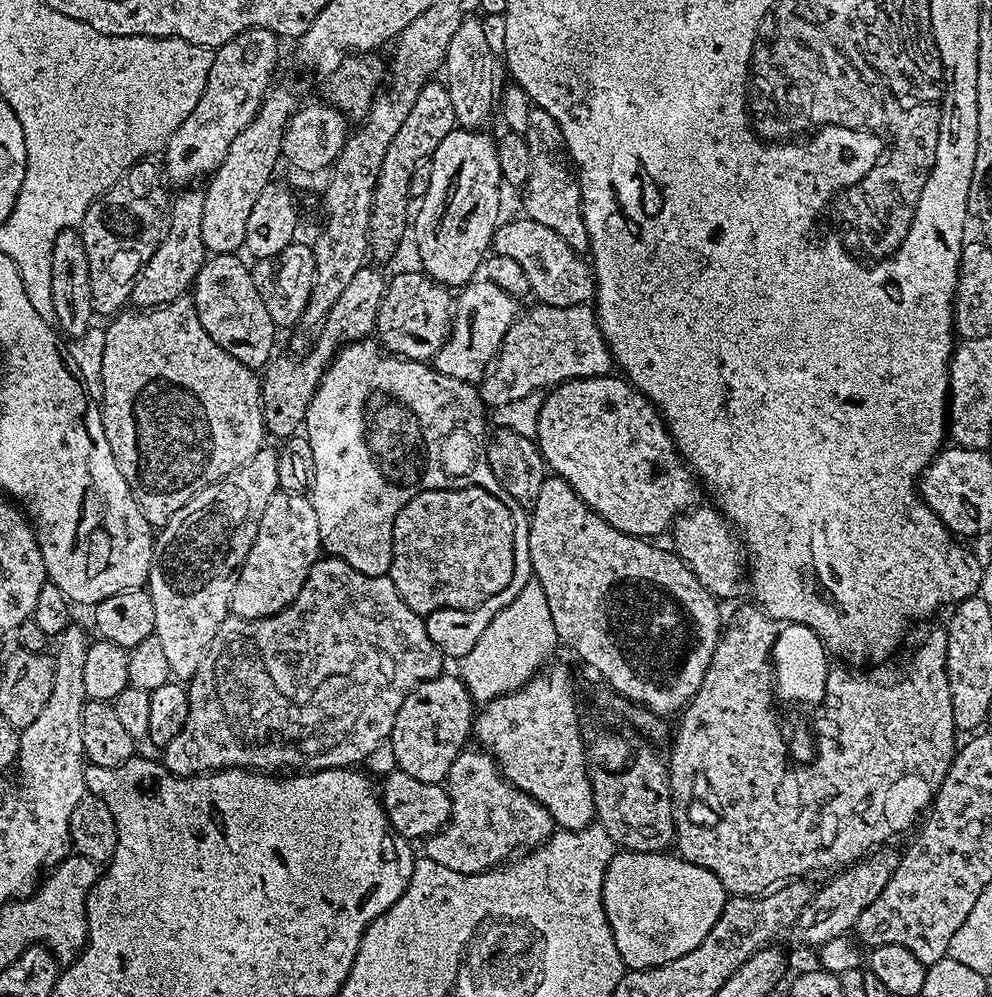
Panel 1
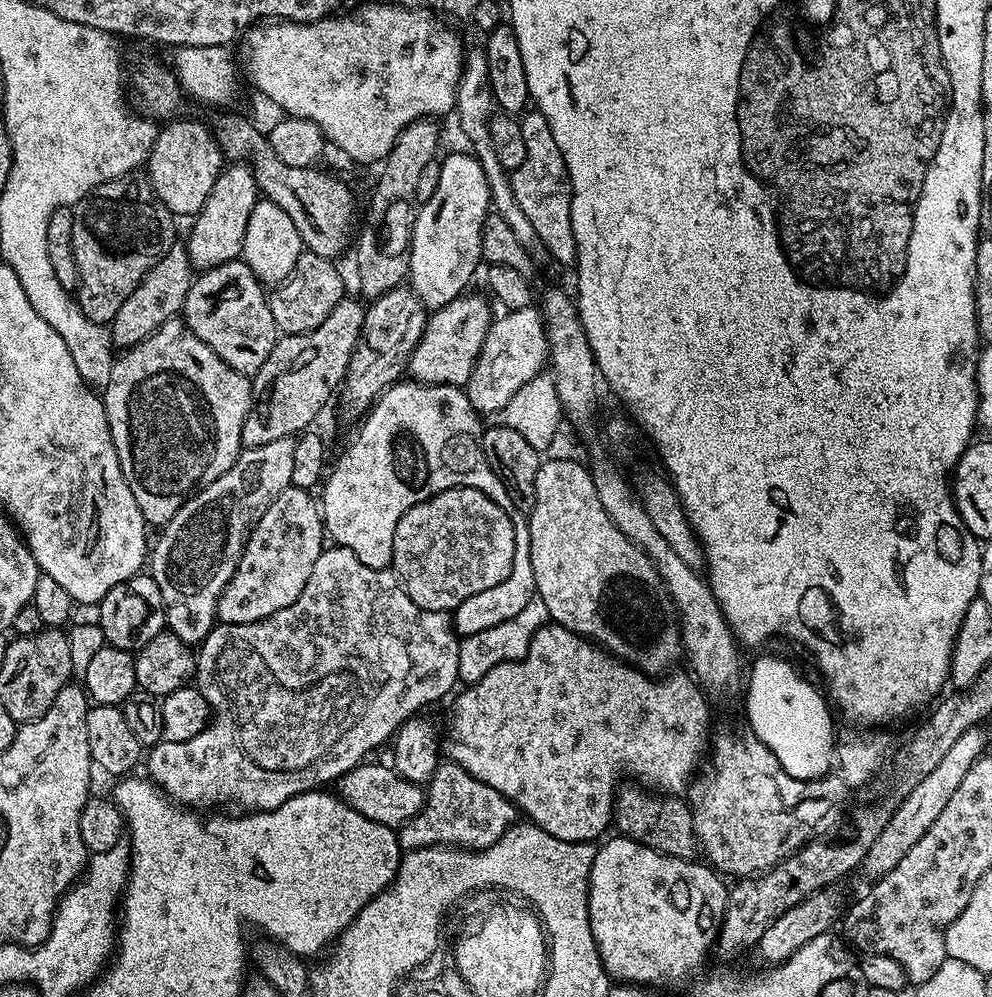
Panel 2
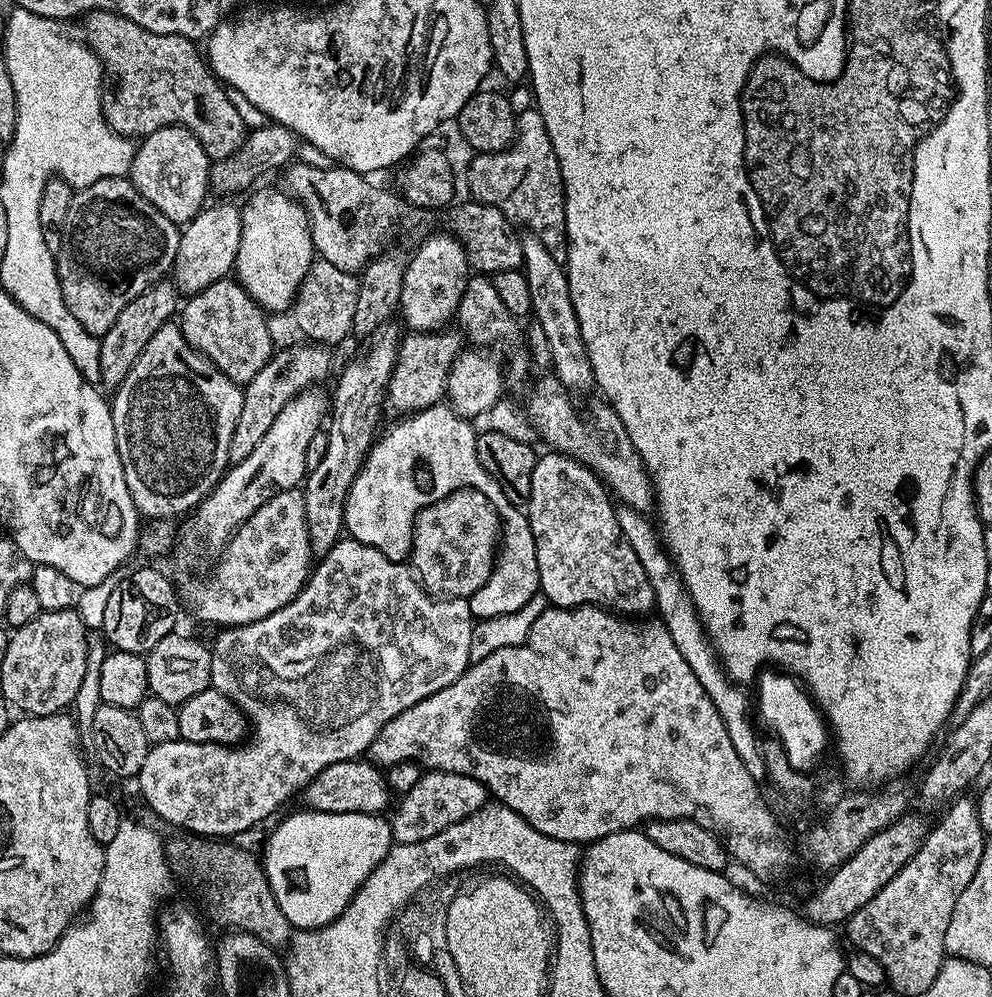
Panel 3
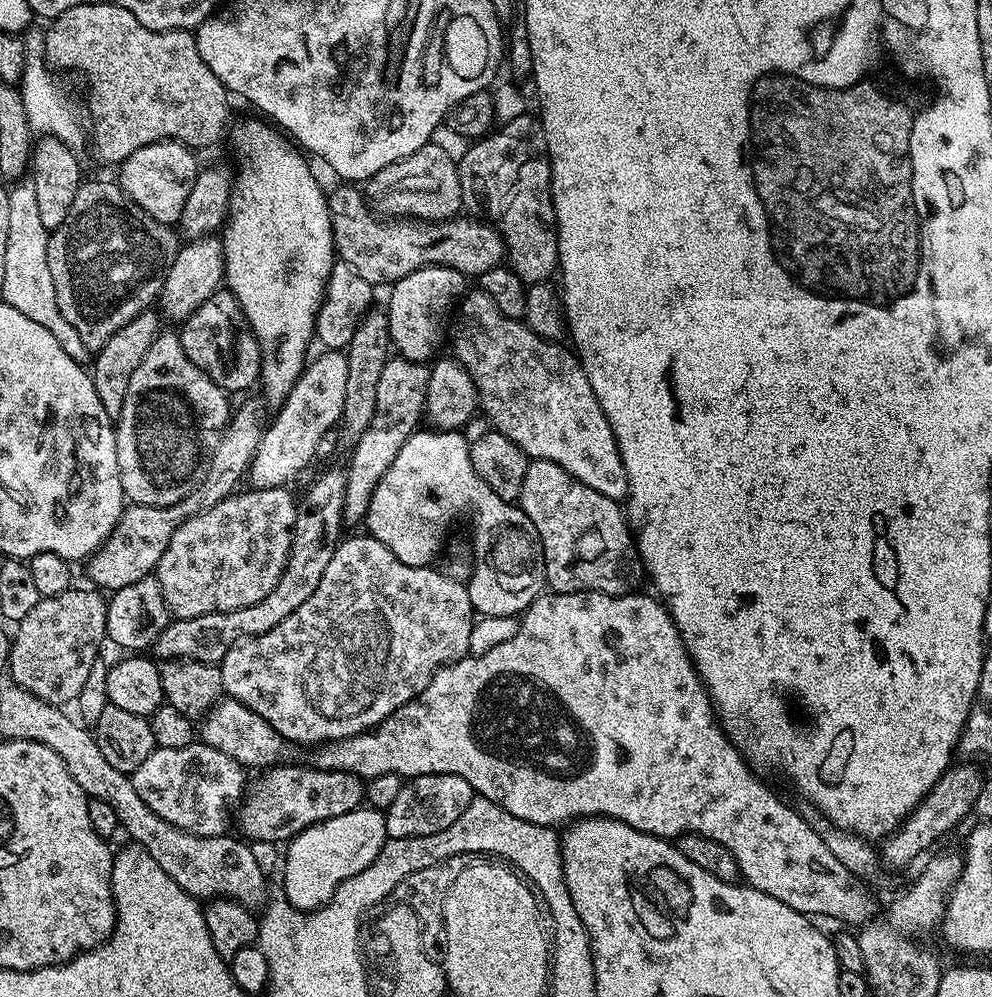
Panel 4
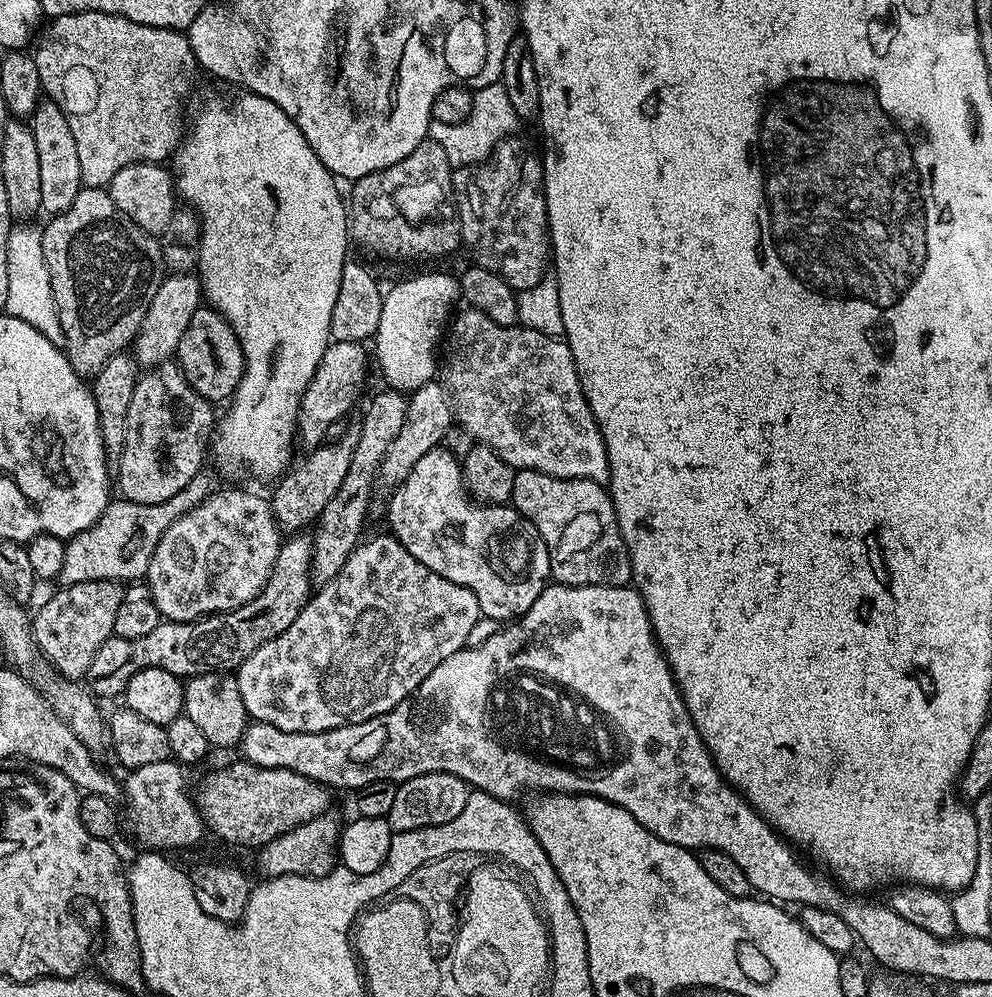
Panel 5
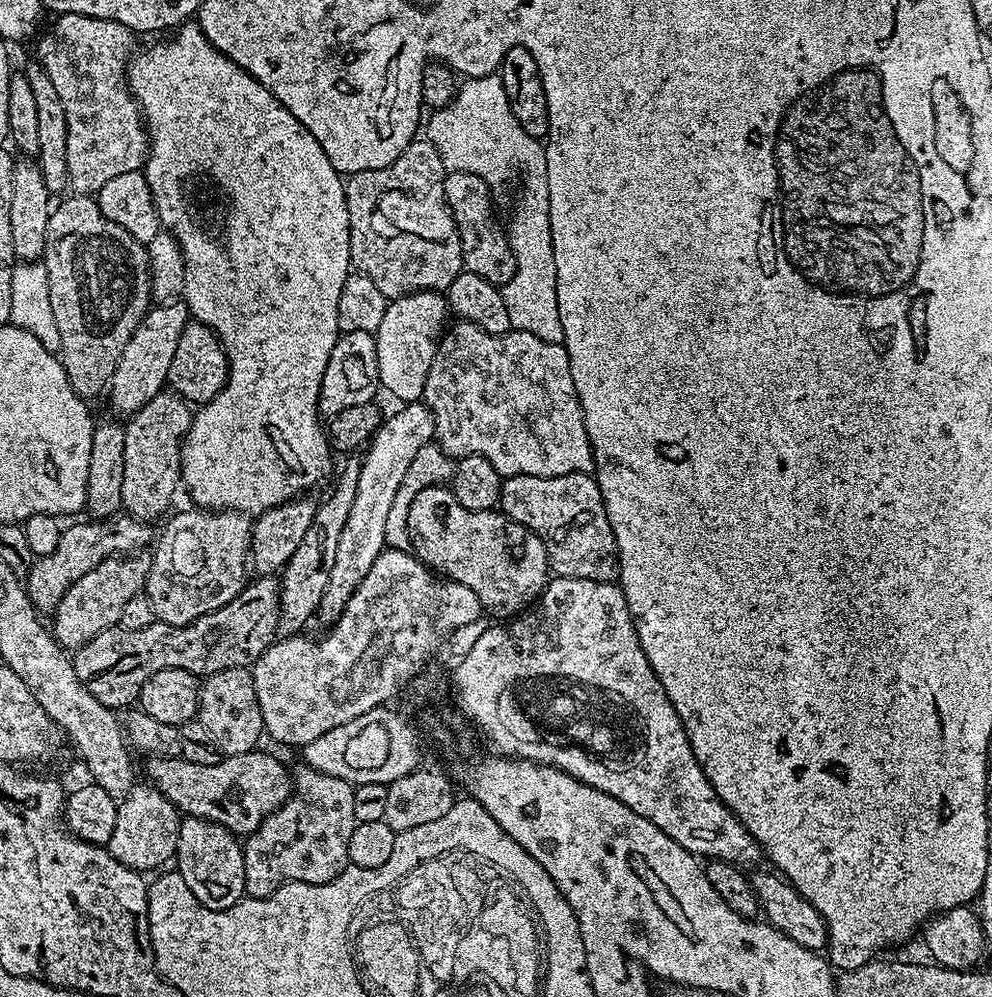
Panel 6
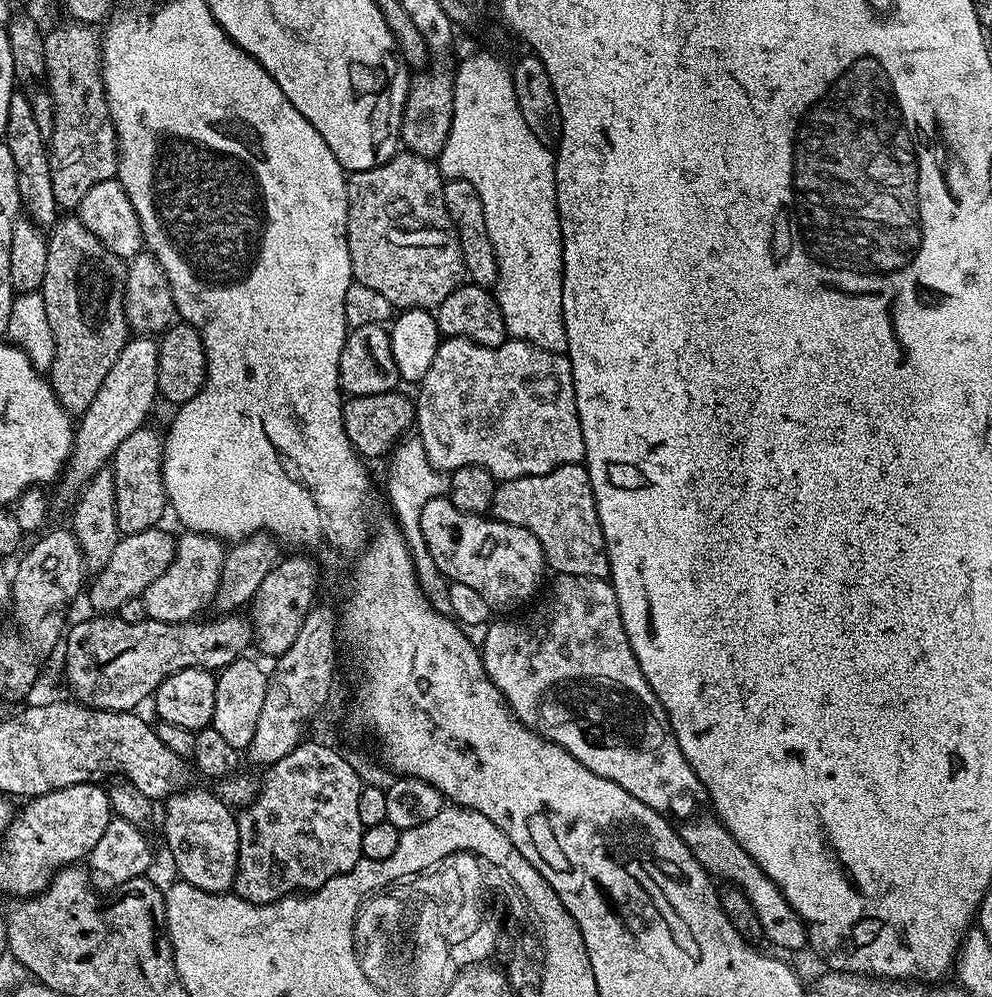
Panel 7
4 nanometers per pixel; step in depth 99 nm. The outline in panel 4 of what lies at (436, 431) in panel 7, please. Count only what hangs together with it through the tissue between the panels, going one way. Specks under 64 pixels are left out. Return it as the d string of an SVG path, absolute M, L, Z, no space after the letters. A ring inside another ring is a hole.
M479 290L465 291L462 299L459 301L458 307L454 312L454 327L450 332L450 344L452 340L452 348L455 359L459 360L461 366L468 371L480 394L479 407L482 409L483 415L487 417L489 425L495 431L506 434L506 438L510 438L510 442L514 442L525 452L529 458L533 460L549 460L558 466L562 466L562 470L566 470L566 474L570 474L574 478L578 478L586 486L590 486L594 490L598 490L598 494L606 494L606 498L617 502L623 501L628 495L628 479L626 478L626 470L622 466L622 458L620 451L616 445L614 438L614 430L610 426L610 422L606 418L606 414L602 414L602 406L598 406L598 398L594 398L594 390L590 386L590 382L584 373L584 367L580 365L579 359L575 351L563 348L563 343L544 340L528 327L527 323L510 318L506 314L502 314L498 310L498 306L494 306L494 298L490 298L490 294Z

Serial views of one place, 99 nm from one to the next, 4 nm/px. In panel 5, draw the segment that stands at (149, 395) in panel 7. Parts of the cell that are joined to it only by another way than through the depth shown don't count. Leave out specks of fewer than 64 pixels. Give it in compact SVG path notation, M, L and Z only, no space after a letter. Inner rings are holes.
M192 272L165 275L164 281L158 286L158 294L154 294L154 302L150 302L150 310L146 310L146 318L142 318L142 326L136 332L134 355L137 365L141 369L151 370L175 357L178 342L182 342L186 326L190 326L190 318L194 318L194 314L201 307L199 275Z

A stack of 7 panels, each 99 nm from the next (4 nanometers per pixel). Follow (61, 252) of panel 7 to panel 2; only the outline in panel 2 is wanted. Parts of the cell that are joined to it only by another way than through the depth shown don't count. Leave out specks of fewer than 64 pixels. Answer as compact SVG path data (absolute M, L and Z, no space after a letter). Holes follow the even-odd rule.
M140 174L119 176L110 182L100 184L89 196L84 196L71 209L74 218L74 238L72 249L74 250L74 262L78 264L79 284L74 289L74 299L80 305L82 314L94 322L108 326L111 325L114 314L122 307L122 302L134 294L138 282L170 250L170 246L177 243L174 217L168 211L166 205L156 197L151 184Z

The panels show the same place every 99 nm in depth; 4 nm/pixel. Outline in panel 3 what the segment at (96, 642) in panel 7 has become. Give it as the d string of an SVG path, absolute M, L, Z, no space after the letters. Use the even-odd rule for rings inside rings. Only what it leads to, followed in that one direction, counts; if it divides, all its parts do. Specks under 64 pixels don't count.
M384 324L371 337L368 353L356 356L340 372L336 389L330 392L330 419L326 424L328 437L324 440L324 453L317 464L311 465L302 484L306 506L306 530L310 538L312 555L322 558L341 540L344 526L344 503L354 478L360 473L368 451L377 439L376 427L380 424L380 407L386 404L386 393L394 362L398 358L402 339L401 325Z

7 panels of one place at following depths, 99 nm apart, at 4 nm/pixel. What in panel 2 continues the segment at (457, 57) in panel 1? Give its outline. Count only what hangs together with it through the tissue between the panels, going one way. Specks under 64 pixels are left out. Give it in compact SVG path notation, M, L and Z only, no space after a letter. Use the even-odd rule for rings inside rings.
M477 46L473 52L471 49L465 55L464 69L460 75L458 90L456 91L456 106L454 111L459 117L462 128L466 130L467 137L470 138L471 155L475 156L482 166L482 174L486 174L486 182L492 195L491 207L494 209L495 215L501 216L506 222L506 226L510 226L510 230L514 230L514 238L518 238L518 242L522 242L524 249L532 255L533 261L540 262L540 259L545 259L546 256L544 244L538 238L538 234L534 230L530 218L526 218L526 214L522 214L522 206L518 206L518 202L512 193L510 172L503 168L502 163L498 162L494 144L491 142L494 101L491 84L487 76L487 54L484 52L483 47Z

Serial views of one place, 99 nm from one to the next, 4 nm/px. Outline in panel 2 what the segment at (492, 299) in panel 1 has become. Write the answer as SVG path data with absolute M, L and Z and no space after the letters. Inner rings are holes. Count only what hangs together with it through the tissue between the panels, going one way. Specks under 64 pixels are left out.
M465 294L429 315L422 338L408 359L407 375L415 383L449 384L455 388L467 385L494 319L493 305L485 300L480 296Z

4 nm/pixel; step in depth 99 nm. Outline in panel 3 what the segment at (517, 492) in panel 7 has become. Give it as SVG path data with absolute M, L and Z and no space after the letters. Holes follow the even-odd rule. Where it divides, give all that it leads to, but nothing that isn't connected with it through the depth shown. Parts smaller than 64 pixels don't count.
M555 450L545 453L545 456L543 453L536 457L534 479L530 482L530 498L526 505L528 525L534 534L538 554L540 592L545 601L558 608L594 604L625 618L647 617L656 607L656 595L646 578L646 570L642 570L642 562L638 562L634 550L630 550L630 542L620 534L616 508L603 480L572 456Z

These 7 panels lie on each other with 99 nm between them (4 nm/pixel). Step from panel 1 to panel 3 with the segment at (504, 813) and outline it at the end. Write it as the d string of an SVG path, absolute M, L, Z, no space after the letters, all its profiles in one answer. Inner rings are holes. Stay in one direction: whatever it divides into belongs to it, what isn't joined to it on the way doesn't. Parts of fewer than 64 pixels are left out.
M428 770L418 778L418 783L409 792L403 793L397 800L400 801L397 802L396 809L394 804L391 809L392 816L390 815L392 838L395 843L409 844L434 838L434 834L446 830L446 826L454 826L470 818L489 803L490 793L477 780L466 774Z

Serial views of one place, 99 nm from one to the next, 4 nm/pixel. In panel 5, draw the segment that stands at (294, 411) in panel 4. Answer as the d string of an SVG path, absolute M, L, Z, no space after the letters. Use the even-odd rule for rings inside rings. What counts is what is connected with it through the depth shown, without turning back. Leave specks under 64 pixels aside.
M337 340L335 342L329 343L328 349L326 350L326 354L322 354L322 362L318 362L318 370L314 370L314 378L310 378L310 382L306 386L306 394L302 394L302 402L300 403L300 413L298 414L298 418L296 419L295 431L298 433L298 440L305 444L305 449L311 450L323 443L325 443L326 437L328 435L328 431L330 430L330 426L332 424L341 423L342 418L340 416L344 416L348 411L352 408L352 403L355 402L356 399L360 396L360 391L364 388L364 379L368 376L368 360L370 364L370 356L364 353L365 345L363 343L355 344L354 342L342 342L341 340Z

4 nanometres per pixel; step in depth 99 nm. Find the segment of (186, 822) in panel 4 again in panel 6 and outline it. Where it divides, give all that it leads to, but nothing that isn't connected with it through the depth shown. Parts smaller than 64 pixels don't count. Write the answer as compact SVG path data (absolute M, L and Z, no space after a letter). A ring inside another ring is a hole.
M137 782L116 805L114 834L110 834L110 842L106 845L108 853L122 866L141 874L148 874L151 868L163 869L167 865L164 863L175 857L181 819L181 813L155 784Z

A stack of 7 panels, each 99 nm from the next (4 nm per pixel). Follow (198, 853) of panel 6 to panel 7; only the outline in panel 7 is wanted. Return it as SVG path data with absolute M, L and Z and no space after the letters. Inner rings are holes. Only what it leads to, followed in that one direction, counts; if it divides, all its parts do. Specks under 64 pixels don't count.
M193 787L191 790L176 792L163 801L164 808L164 840L168 843L168 852L176 863L176 872L183 883L198 886L198 890L227 893L236 882L238 866L238 826L237 813L220 799L215 791L203 792Z

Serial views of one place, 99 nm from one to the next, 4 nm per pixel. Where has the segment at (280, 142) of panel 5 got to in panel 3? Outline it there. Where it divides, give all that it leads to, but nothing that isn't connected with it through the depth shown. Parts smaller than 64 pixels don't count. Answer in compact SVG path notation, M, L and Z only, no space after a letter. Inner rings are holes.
M264 188L261 192L253 191L251 193L253 196L248 200L248 205L243 205L240 214L242 218L242 242L238 246L234 269L235 279L240 281L241 286L250 294L250 298L254 298L256 303L268 314L273 314L272 312L287 313L291 309L292 302L296 299L296 292L300 289L300 284L306 278L314 259L308 215L288 195L287 191L277 188Z

